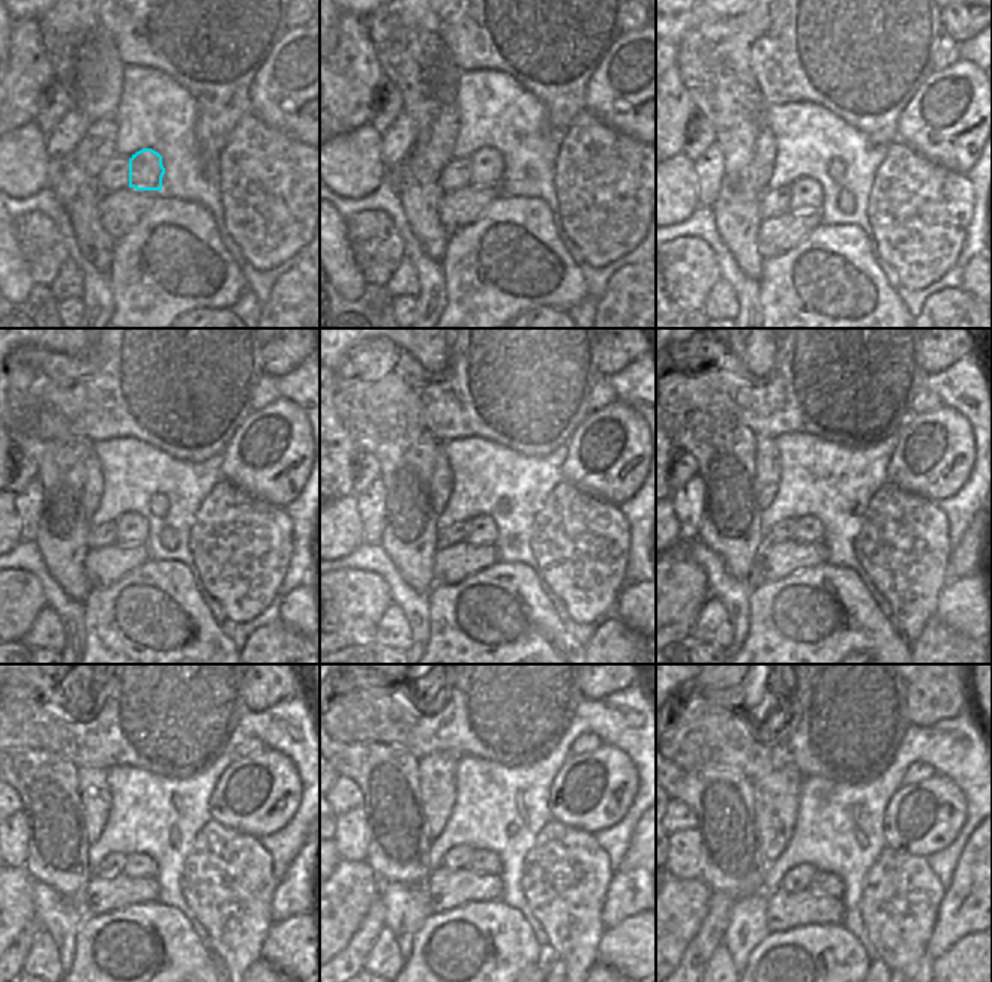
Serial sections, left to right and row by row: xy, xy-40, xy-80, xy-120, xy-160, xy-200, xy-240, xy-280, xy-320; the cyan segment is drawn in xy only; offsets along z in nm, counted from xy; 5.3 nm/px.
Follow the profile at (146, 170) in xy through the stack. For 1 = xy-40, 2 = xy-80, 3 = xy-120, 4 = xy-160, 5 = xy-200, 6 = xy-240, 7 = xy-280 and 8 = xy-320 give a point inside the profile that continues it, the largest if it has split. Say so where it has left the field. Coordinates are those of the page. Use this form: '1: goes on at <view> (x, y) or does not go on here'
1: goes on at xy-40 (486, 164)
2: goes on at xy-80 (805, 194)
3: goes on at xy-120 (131, 528)
4: goes on at xy-160 (476, 529)
5: goes on at xy-200 (809, 529)
6: goes on at xy-240 (137, 864)
7: goes on at xy-280 (482, 861)
8: goes on at xy-320 (799, 877)

